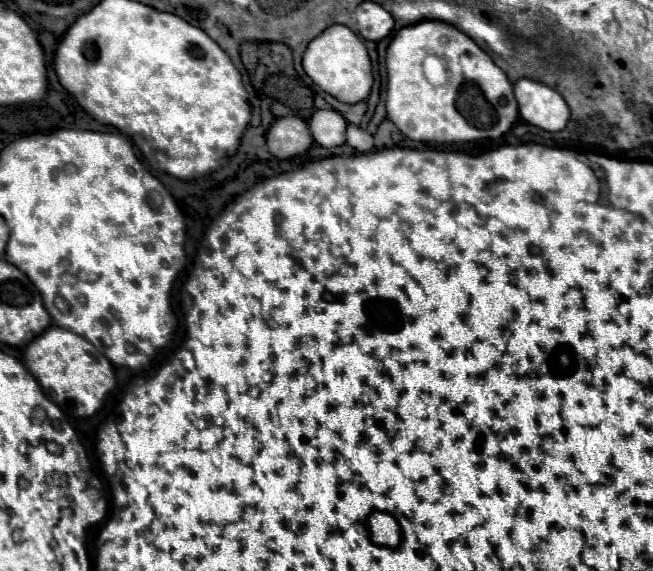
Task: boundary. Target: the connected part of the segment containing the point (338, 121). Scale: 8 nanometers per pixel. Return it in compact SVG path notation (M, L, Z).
M317 110L309 121L309 130L316 144L325 148L345 144L347 122L337 110Z

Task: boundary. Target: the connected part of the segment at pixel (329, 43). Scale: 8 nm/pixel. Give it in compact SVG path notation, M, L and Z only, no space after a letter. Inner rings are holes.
M333 24L323 30L315 40L309 42L303 54L303 68L307 76L327 94L335 96L339 102L355 104L369 96L373 74L371 74L371 60L367 54L365 44L343 24Z

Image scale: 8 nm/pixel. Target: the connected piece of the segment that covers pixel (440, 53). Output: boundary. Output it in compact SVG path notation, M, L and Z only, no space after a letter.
M425 20L397 30L387 48L385 62L389 74L387 118L411 140L453 144L499 138L517 122L517 104L505 72L495 66L491 56L485 54L469 36L445 22Z

